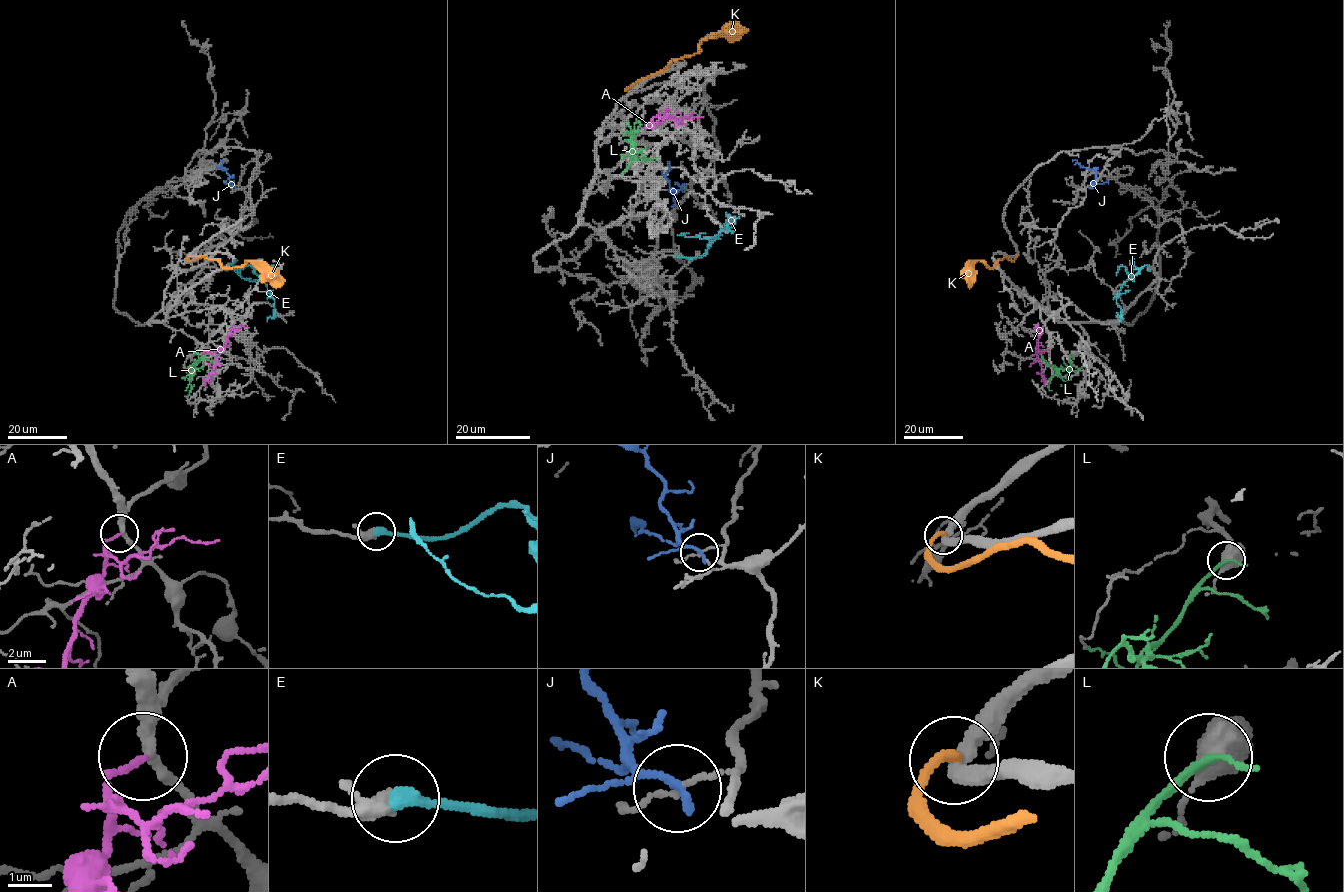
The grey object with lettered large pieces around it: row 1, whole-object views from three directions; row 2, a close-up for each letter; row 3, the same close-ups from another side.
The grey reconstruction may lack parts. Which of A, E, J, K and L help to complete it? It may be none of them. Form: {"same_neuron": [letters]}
{"same_neuron": ["A", "E", "L"]}

